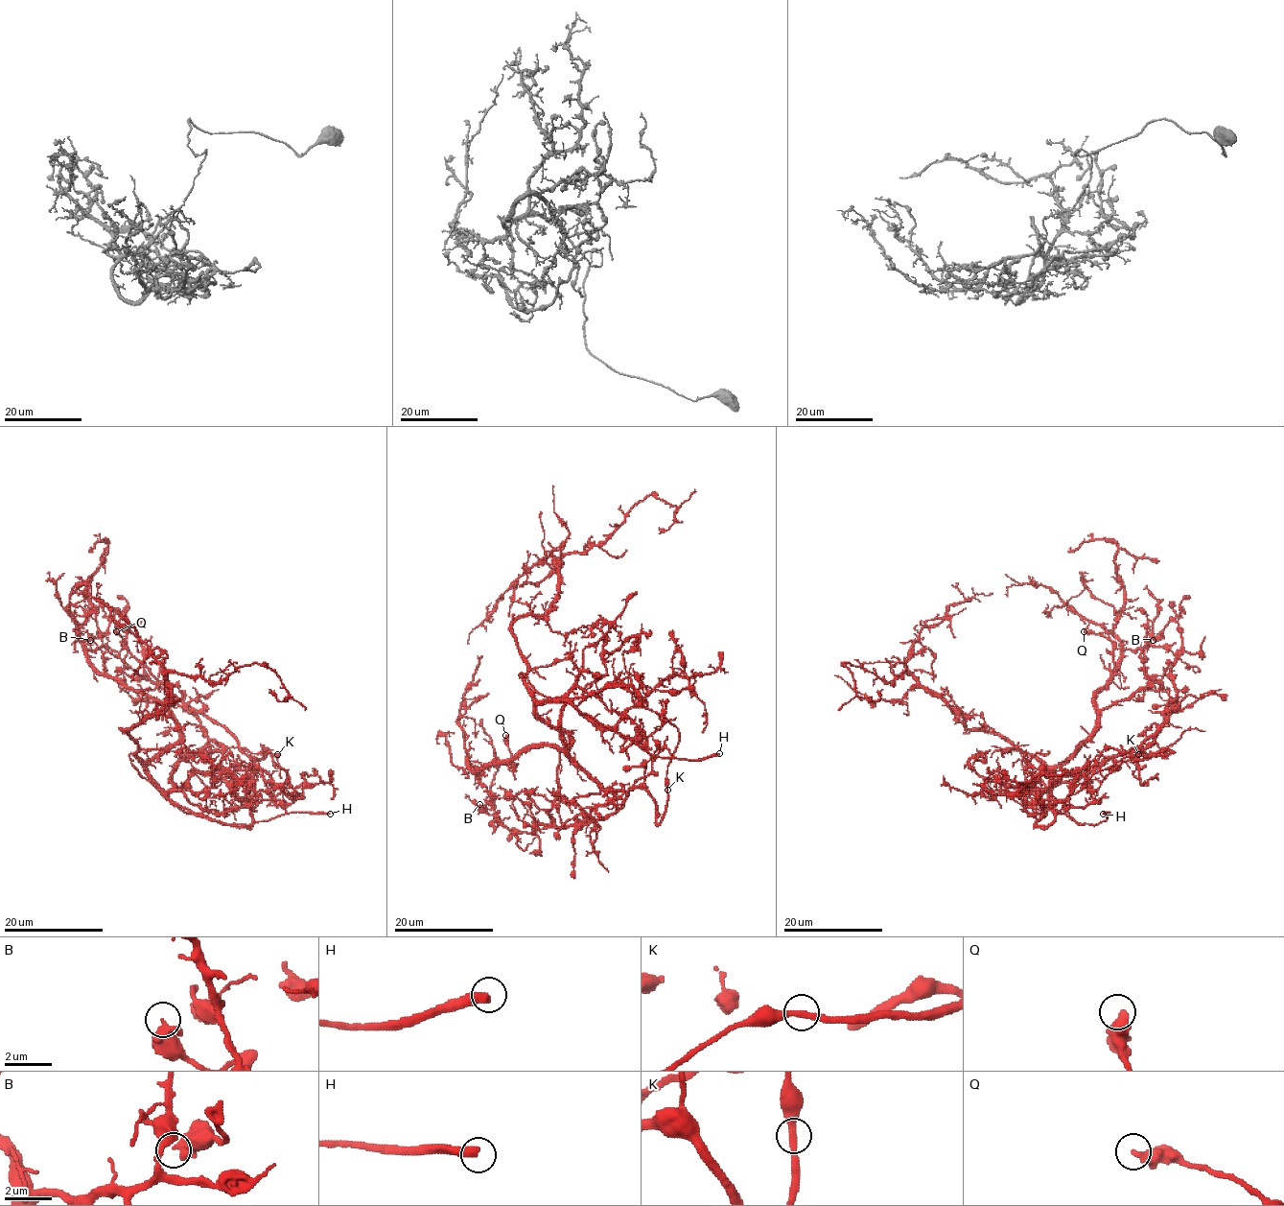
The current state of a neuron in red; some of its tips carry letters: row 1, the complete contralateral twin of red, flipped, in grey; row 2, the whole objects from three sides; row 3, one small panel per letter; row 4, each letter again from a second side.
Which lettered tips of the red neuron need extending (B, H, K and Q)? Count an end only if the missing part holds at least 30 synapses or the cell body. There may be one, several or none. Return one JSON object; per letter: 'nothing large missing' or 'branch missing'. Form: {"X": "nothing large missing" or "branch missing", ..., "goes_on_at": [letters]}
{"B": "nothing large missing", "H": "branch missing", "K": "nothing large missing", "Q": "nothing large missing", "goes_on_at": ["H"]}

